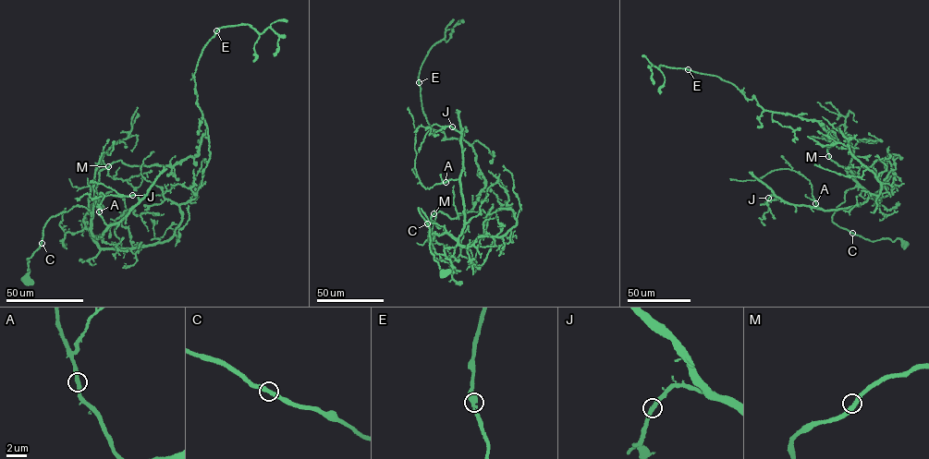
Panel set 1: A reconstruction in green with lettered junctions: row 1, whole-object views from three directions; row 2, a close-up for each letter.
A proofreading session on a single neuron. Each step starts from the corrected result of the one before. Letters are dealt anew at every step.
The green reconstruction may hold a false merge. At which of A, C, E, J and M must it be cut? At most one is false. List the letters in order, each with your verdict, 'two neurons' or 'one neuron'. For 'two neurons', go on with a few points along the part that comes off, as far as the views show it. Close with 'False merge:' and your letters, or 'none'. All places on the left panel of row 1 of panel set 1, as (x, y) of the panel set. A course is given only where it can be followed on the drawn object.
A: one neuron
C: one neuron
E: one neuron
J: one neuron
M: one neuron
False merge: none

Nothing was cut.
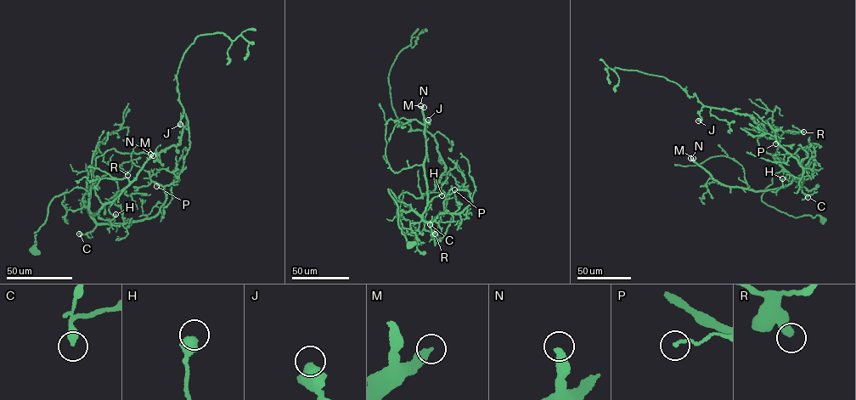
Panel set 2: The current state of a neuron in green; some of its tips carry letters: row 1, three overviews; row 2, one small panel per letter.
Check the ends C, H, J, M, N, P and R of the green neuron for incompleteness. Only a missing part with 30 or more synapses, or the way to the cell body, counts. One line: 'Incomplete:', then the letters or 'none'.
Incomplete: M, N

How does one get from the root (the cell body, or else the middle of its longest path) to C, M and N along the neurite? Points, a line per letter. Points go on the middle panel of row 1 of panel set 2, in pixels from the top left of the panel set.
C: (409, 245), (398, 225), (397, 205), (388, 189), (423, 220), (437, 216), (430, 224)
M: (409, 245), (398, 225), (397, 205), (388, 189), (398, 201), (423, 213), (427, 199), (424, 107)
N: (409, 245), (398, 225), (397, 205), (388, 189), (398, 201), (423, 213), (427, 198), (425, 122), (420, 105)

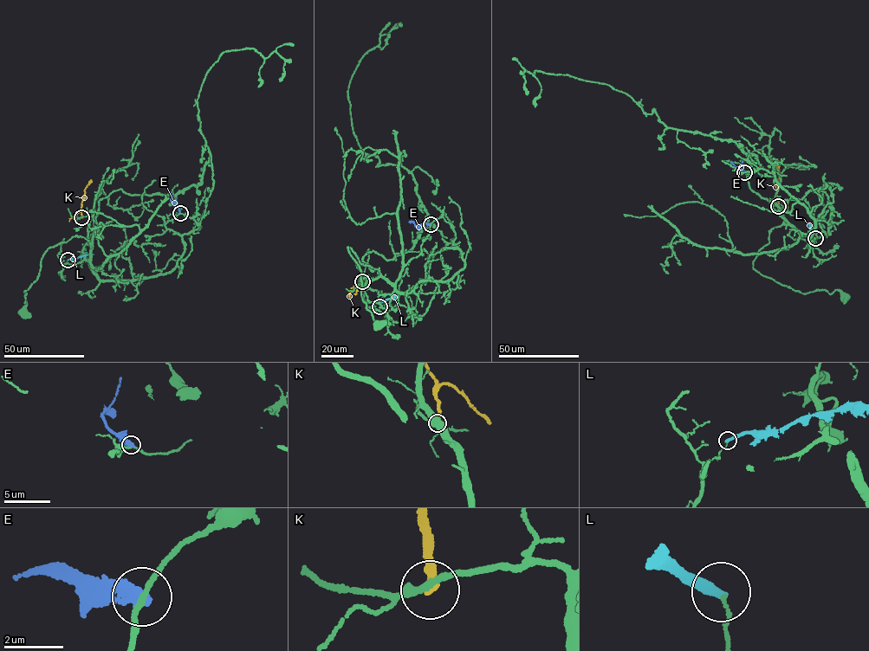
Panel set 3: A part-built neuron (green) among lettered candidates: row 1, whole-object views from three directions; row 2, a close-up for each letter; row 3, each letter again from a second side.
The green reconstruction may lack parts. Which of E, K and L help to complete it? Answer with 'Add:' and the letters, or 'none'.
Add: none

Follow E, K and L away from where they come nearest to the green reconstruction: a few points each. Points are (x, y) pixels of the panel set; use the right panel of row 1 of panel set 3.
E: (744, 172), (730, 162)
K: (778, 207), (775, 193), (778, 164)
L: (815, 238), (811, 235), (809, 224)

